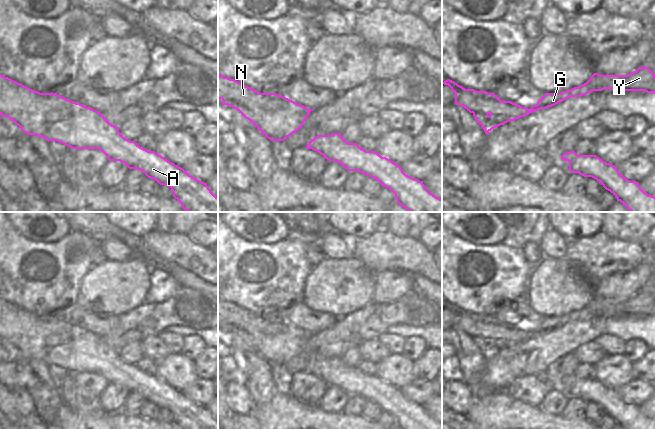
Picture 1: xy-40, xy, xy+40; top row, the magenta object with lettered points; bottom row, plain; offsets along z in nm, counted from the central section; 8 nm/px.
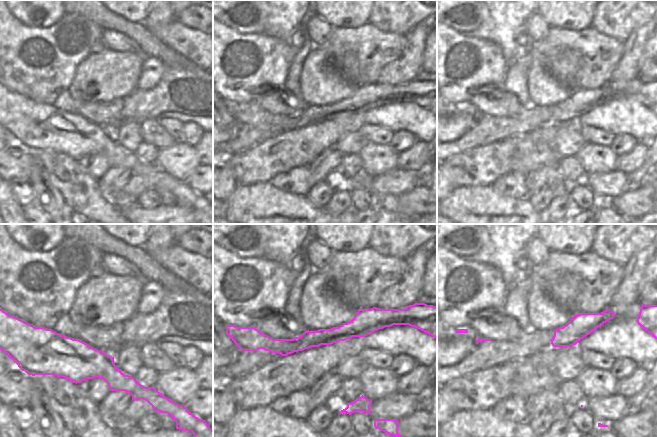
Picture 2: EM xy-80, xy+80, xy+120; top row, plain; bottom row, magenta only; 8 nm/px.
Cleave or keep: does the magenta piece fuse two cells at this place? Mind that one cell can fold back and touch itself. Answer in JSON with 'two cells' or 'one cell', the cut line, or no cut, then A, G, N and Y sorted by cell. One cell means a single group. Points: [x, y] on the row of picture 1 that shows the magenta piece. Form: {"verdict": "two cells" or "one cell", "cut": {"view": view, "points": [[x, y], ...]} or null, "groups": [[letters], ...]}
{"verdict": "two cells", "cut": {"view": "xy+40", "points": [[490, 113], [520, 117]]}, "groups": [["A", "N"], ["G", "Y"]]}

